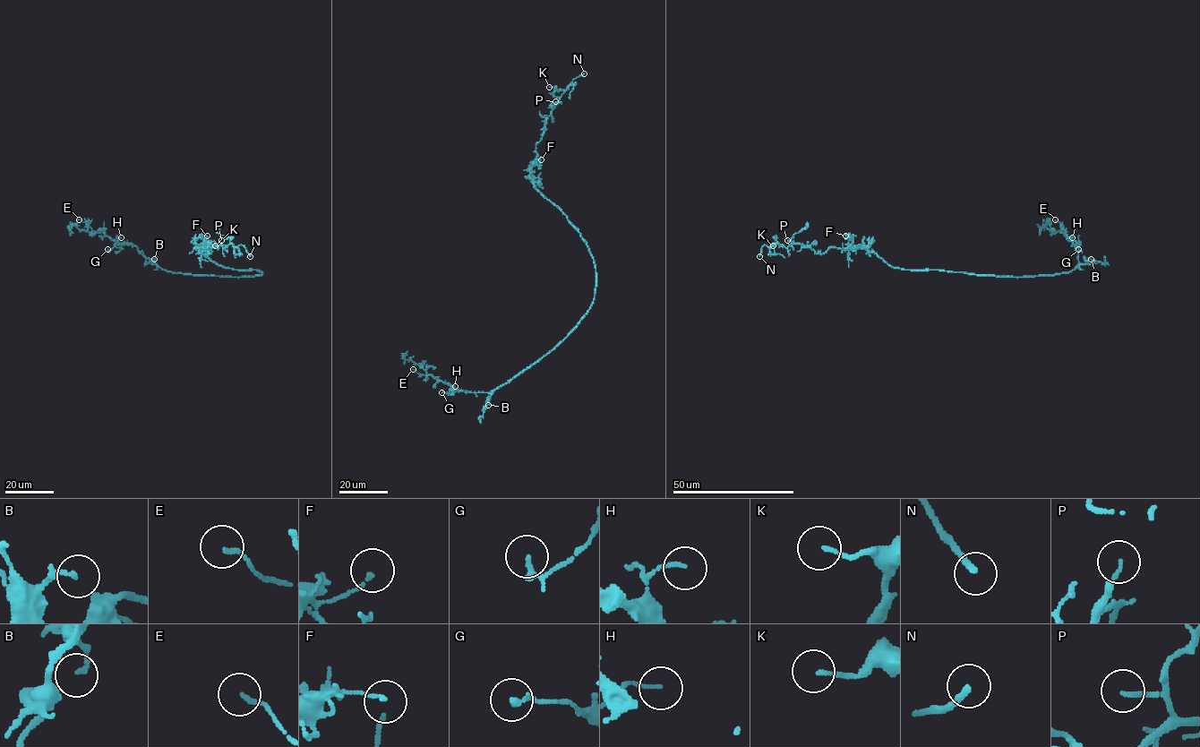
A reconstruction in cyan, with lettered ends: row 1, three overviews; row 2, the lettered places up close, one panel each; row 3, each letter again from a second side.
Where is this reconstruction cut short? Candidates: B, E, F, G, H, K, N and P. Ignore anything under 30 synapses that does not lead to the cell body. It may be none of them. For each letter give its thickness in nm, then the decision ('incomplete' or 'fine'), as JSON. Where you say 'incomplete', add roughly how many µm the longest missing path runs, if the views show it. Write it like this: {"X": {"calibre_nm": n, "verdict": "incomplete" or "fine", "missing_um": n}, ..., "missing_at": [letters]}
{"B": {"calibre_nm": 190, "verdict": "fine"}, "E": {"calibre_nm": 140, "verdict": "fine"}, "F": {"calibre_nm": 110, "verdict": "fine"}, "G": {"calibre_nm": 220, "verdict": "fine"}, "H": {"calibre_nm": 100, "verdict": "fine"}, "K": {"calibre_nm": 120, "verdict": "fine"}, "N": {"calibre_nm": 190, "verdict": "incomplete", "missing_um": 45}, "P": {"calibre_nm": 110, "verdict": "fine"}, "missing_at": ["N"]}

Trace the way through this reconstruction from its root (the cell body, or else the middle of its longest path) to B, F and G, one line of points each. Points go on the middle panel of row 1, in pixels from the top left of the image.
B: (595, 287), (594, 302), (578, 323), (551, 350), (496, 388), (490, 394), (488, 405)
F: (595, 287), (595, 264), (587, 243), (567, 217), (530, 179), (529, 166), (541, 159)
G: (595, 287), (594, 302), (578, 323), (551, 350), (507, 382), (491, 392), (441, 392)

